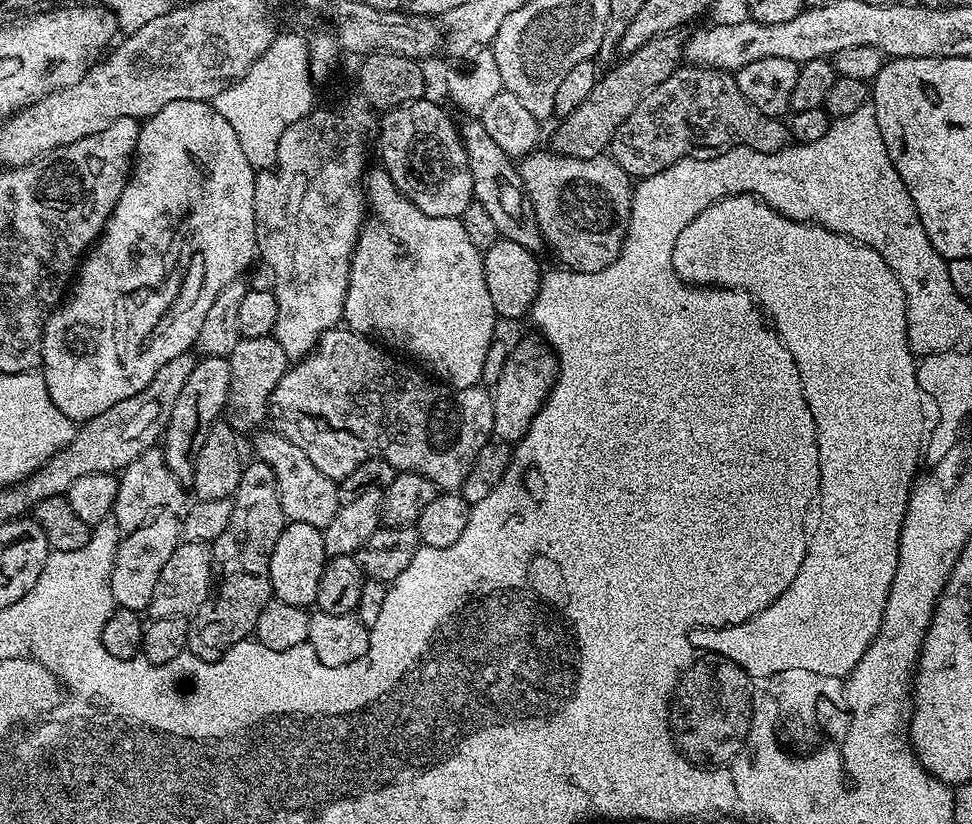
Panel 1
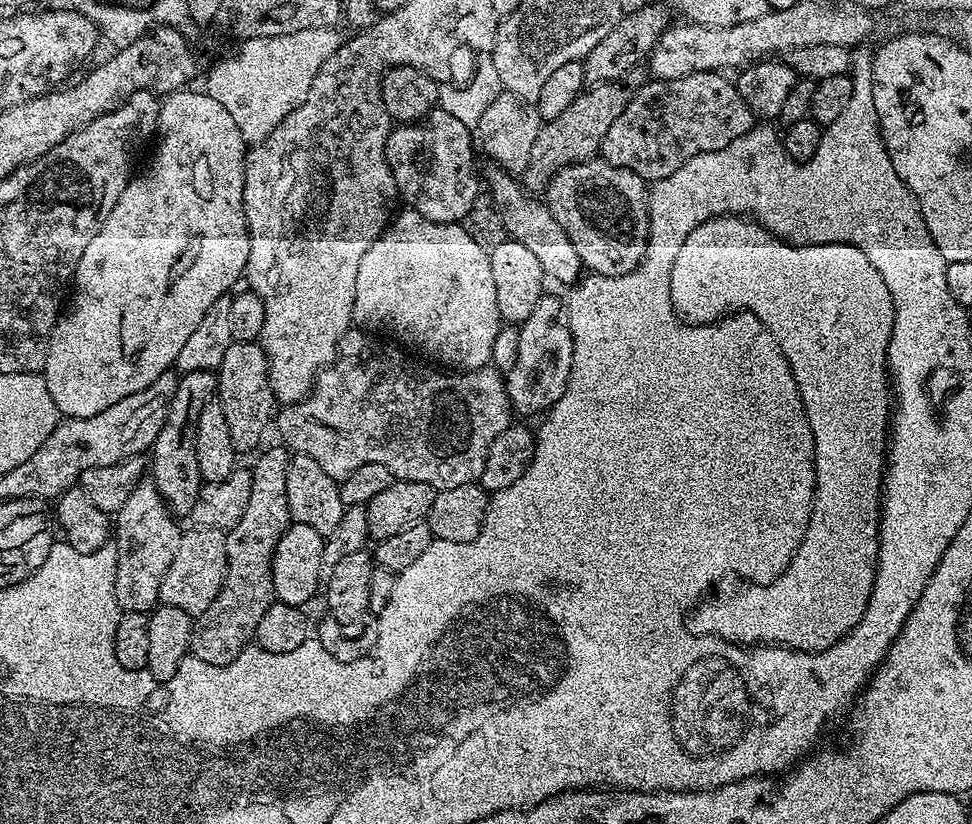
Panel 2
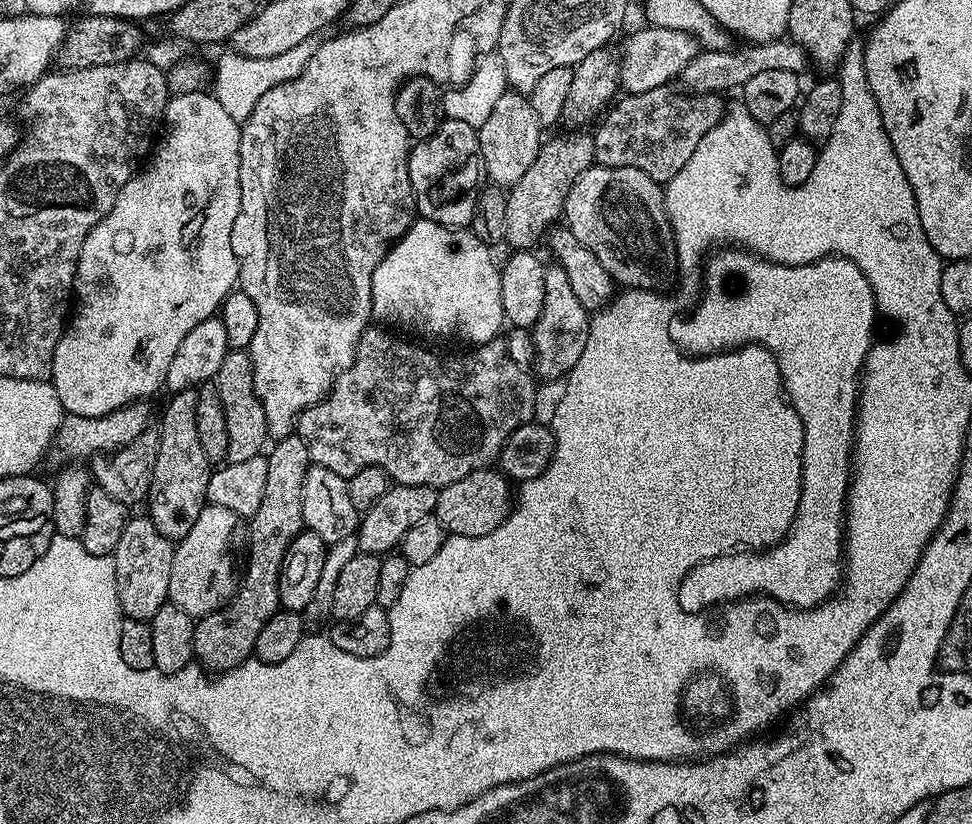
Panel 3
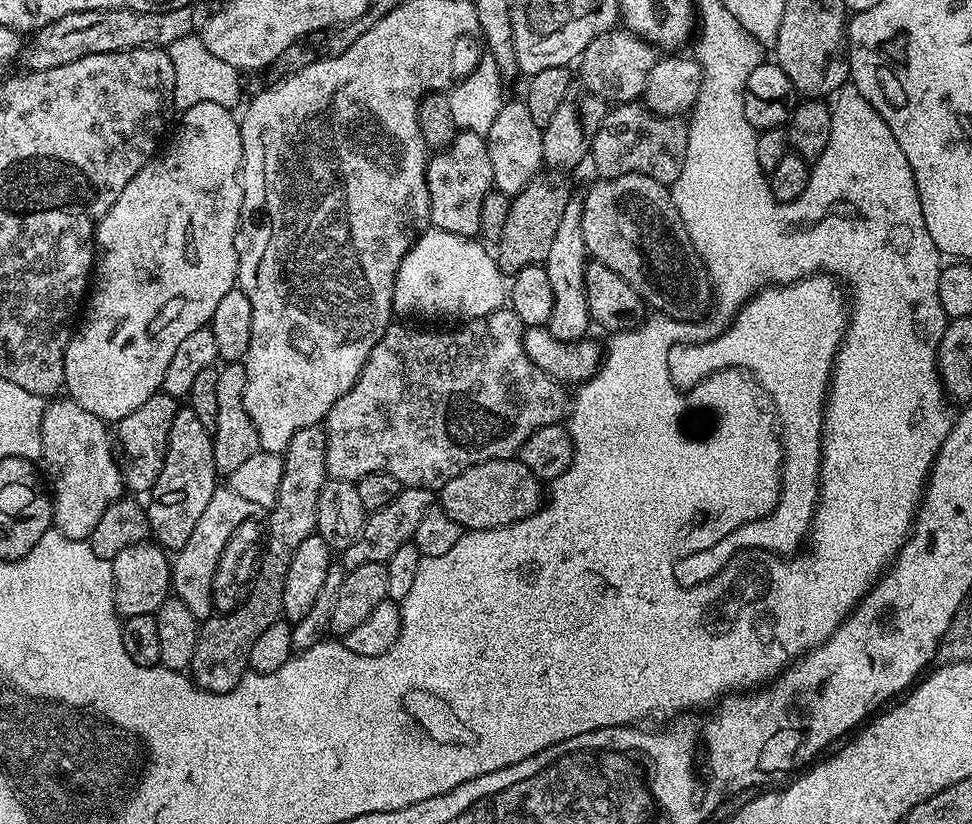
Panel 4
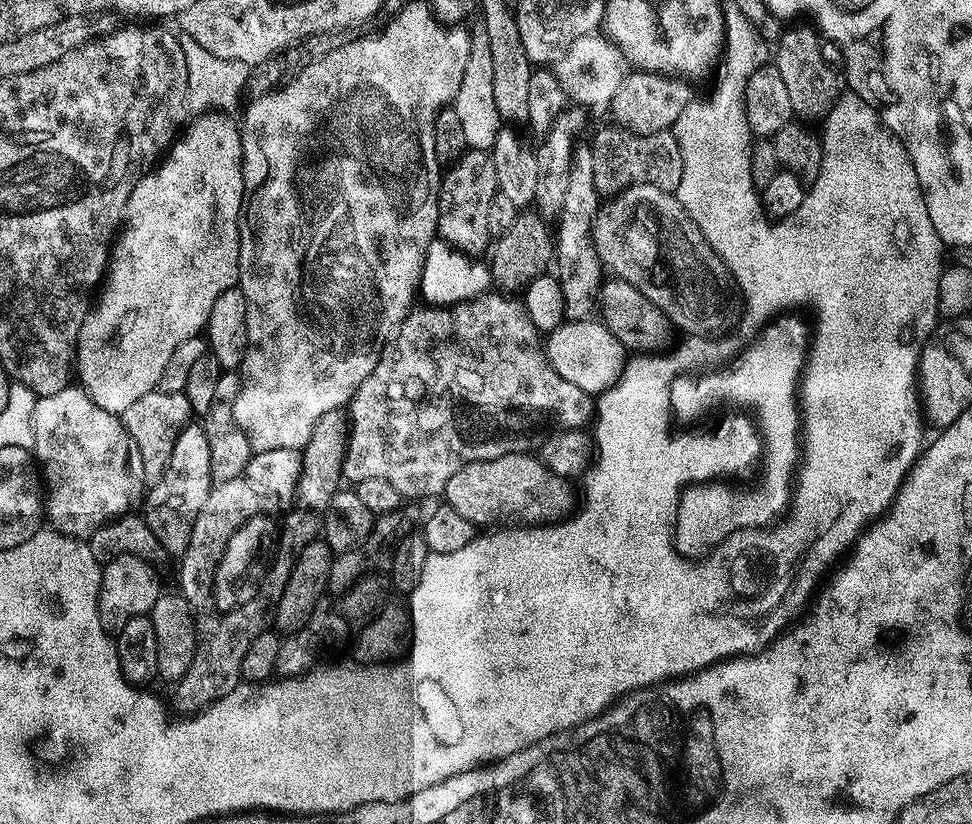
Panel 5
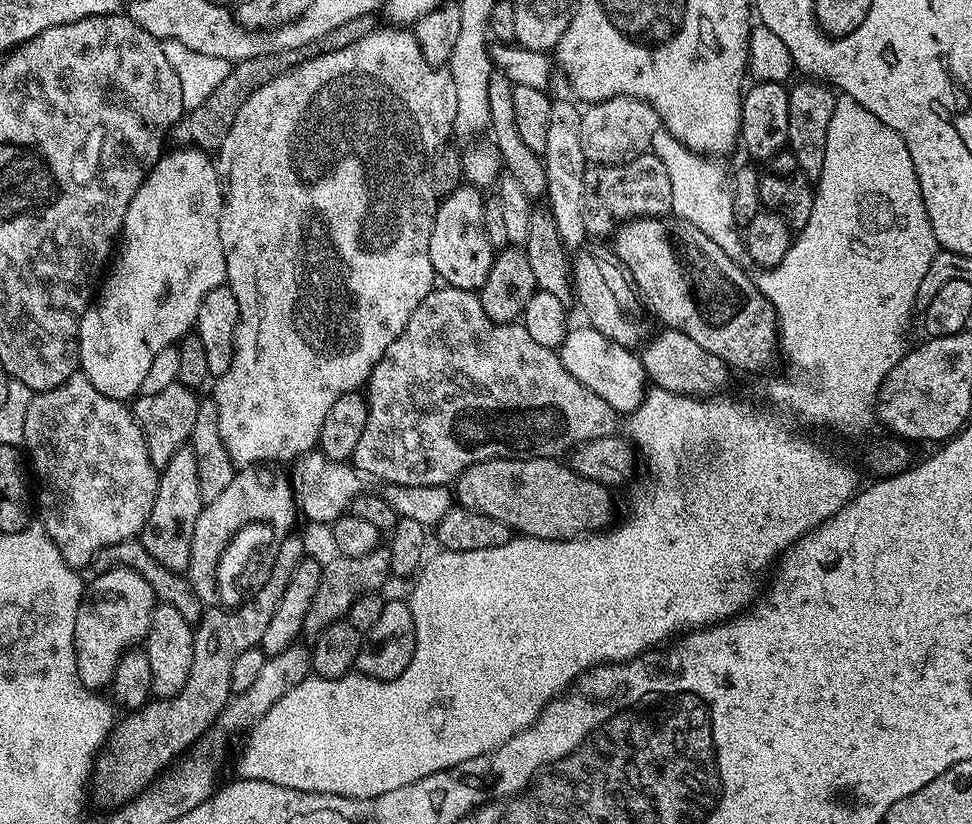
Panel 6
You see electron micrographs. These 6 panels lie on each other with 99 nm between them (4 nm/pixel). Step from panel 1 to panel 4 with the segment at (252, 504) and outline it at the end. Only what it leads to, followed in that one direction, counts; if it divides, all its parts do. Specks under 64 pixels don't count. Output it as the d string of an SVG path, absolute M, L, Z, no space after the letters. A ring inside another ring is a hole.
M320 424L306 426L302 430L298 430L298 434L294 434L294 438L290 438L287 450L282 453L284 469L278 486L278 498L275 506L267 513L266 539L262 544L262 555L259 557L258 567L250 581L250 591L232 612L213 614L199 625L198 642L194 646L194 658L190 665L190 676L195 680L197 688L203 688L205 692L234 690L234 686L238 686L240 679L249 671L250 649L258 639L258 634L262 634L262 630L266 630L266 626L281 619L282 586L286 586L286 570L290 570L290 558L294 558L294 550L298 550L299 544L314 535L316 531L318 494L329 479L326 470L327 445L328 438L324 435L323 427Z

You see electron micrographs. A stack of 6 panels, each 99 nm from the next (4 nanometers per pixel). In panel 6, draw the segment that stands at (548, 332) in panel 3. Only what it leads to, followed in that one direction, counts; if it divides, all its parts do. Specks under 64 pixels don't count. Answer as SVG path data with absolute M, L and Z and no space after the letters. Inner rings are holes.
M553 99L551 101L550 127L548 127L542 159L546 170L546 186L548 187L546 207L552 213L554 222L558 226L558 234L562 238L565 249L575 250L581 247L586 240L584 223L582 222L582 194L584 193L586 161L580 142L581 109L571 99L568 100Z

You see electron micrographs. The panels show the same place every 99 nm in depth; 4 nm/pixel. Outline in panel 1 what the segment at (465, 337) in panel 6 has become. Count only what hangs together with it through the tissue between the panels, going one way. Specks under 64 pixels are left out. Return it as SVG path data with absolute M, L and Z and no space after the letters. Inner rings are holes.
M347 326L326 330L315 348L295 361L288 372L282 374L278 386L274 386L268 402L271 427L300 447L306 458L310 458L310 462L331 480L339 482L354 471L354 466L362 466L362 462L370 458L382 458L399 471L422 474L434 482L437 489L458 490L466 474L470 474L478 450L493 439L492 393L484 386L449 388L447 384L429 378L419 367L395 358L400 359Z

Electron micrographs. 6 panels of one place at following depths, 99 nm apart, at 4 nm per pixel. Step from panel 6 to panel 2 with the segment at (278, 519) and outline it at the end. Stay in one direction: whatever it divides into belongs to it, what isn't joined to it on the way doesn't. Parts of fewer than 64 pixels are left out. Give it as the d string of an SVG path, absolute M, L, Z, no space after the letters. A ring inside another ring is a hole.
M199 526L185 531L178 542L178 554L174 554L174 562L170 562L170 570L166 570L166 578L162 578L160 604L169 604L178 610L186 610L186 614L198 617L204 613L206 606L218 598L218 590L222 590L222 582L226 578L226 535L218 528L202 528Z

